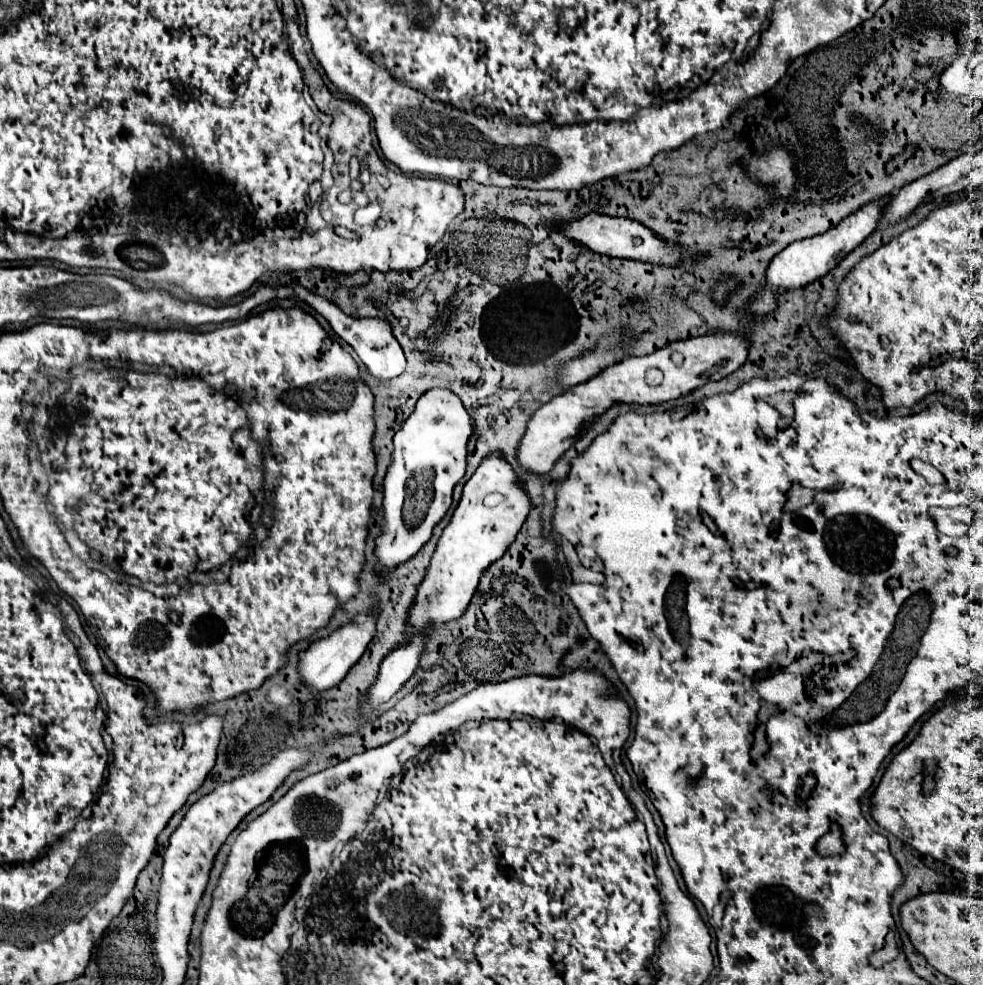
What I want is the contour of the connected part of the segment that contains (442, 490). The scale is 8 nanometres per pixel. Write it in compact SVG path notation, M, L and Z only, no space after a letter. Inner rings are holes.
M439 387L427 389L419 397L413 413L403 423L403 429L399 433L395 433L393 463L391 463L391 467L385 475L385 483L383 483L383 493L385 493L383 533L377 537L377 549L375 549L375 555L381 561L383 569L391 569L391 567L407 561L411 555L415 555L425 545L425 541L429 541L433 527L443 519L443 515L447 513L447 509L451 505L453 487L465 475L467 441L469 441L471 433L473 433L471 417L467 415L461 399L451 389L439 389Z

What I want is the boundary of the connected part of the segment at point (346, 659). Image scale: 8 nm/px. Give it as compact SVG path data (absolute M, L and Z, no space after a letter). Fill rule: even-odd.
M359 615L355 619L355 623L345 625L341 629L333 631L329 637L311 643L311 647L299 655L299 673L301 673L303 681L317 691L335 687L349 673L353 663L357 663L361 653L365 653L369 641L373 637L373 631L375 631L375 619L371 615Z

